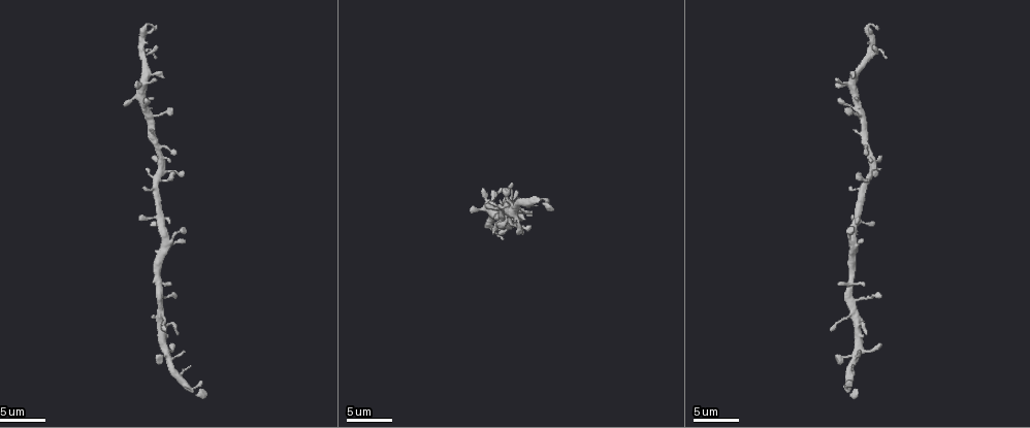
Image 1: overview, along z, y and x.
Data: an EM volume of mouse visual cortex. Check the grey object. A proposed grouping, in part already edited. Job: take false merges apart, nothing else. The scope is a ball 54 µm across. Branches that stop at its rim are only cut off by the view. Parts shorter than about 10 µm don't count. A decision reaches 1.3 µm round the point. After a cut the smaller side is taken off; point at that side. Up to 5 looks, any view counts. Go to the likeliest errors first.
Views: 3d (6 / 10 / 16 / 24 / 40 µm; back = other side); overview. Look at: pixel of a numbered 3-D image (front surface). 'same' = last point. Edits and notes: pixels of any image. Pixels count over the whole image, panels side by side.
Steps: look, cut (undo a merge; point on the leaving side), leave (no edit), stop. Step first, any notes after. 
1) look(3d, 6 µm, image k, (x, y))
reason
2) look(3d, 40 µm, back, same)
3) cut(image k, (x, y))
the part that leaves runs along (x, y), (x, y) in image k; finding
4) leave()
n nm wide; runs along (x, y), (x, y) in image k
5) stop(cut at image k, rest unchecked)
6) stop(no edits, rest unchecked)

look(3d, 6 µm, image 1, (854, 264))
thin neck

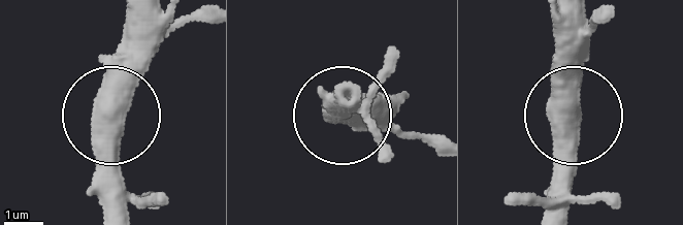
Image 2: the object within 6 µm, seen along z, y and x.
leave()
all the same neuron

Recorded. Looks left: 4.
look(3d, 10 µm, image 1, (859, 109))
two arms in line, one across

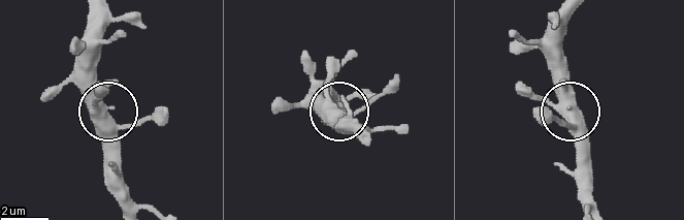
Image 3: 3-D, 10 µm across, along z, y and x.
look(3d, 10 µm, back, image 3, (570, 108))

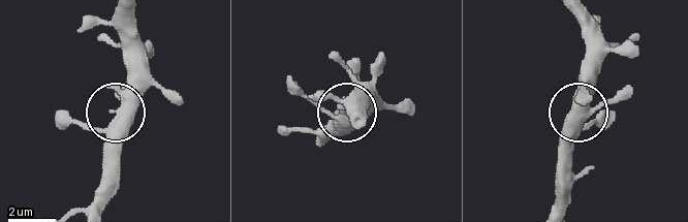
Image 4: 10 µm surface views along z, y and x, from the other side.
leave()
runs along (90, 211), (102, 181), (102, 157), (126, 58) in image 4; all the same neuron

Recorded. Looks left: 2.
look(3d, 6 µm, image 1, (157, 211))
three-way junction

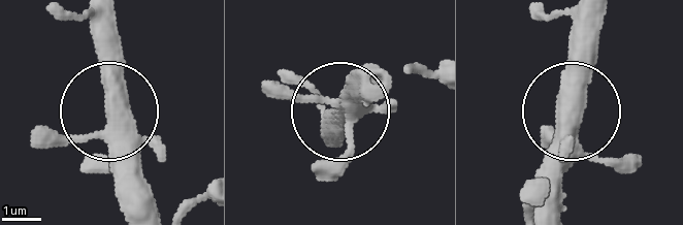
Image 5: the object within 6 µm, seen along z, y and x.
leave()
runs along (562, 107), (568, 14) in image 5; all the same neuron

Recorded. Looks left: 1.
stop(no edits, rest unchecked)

